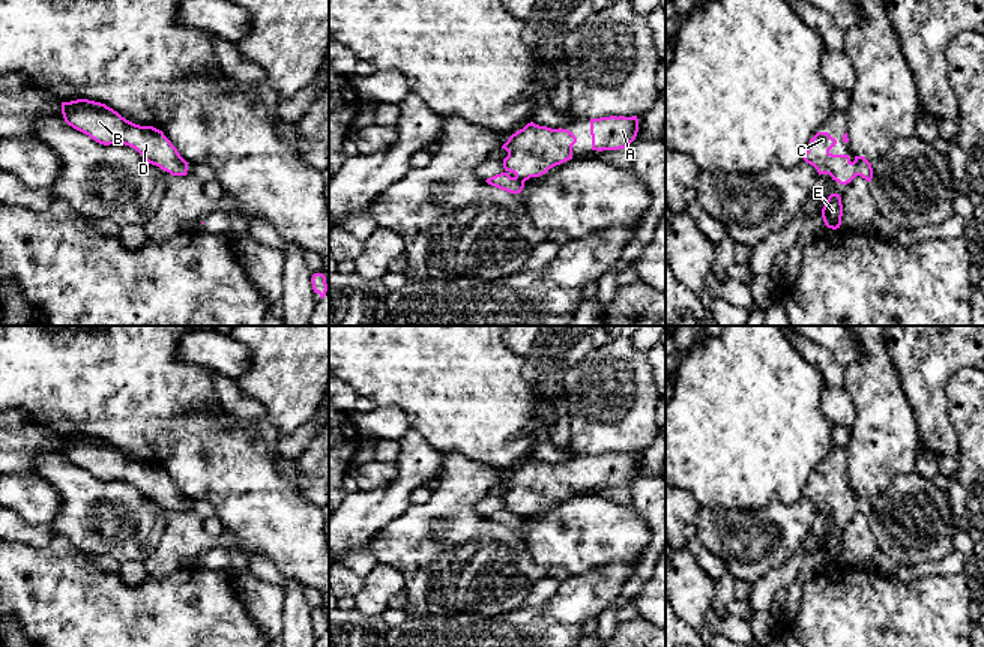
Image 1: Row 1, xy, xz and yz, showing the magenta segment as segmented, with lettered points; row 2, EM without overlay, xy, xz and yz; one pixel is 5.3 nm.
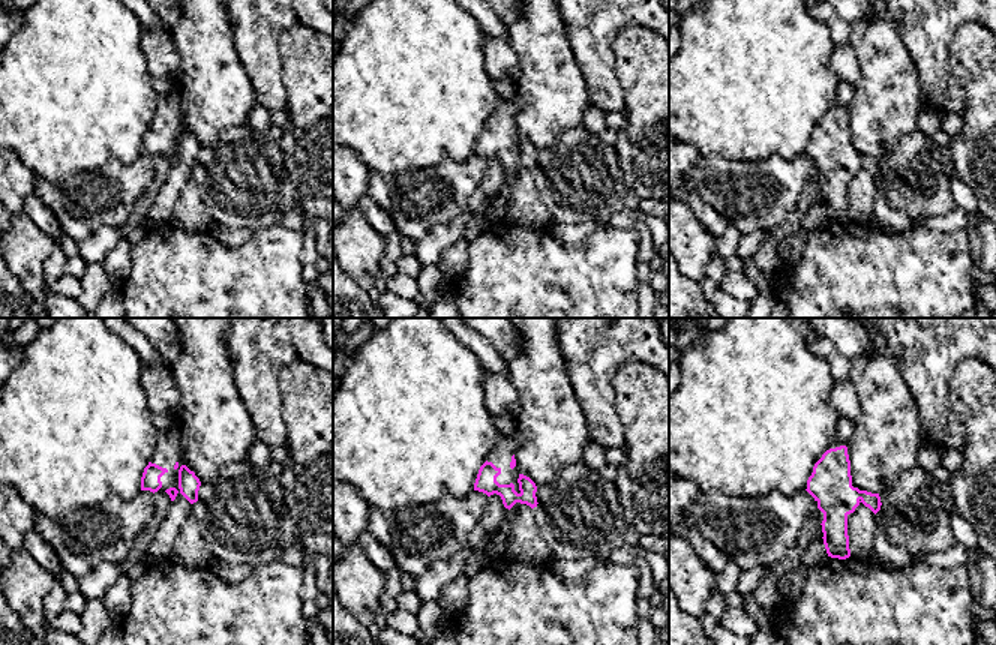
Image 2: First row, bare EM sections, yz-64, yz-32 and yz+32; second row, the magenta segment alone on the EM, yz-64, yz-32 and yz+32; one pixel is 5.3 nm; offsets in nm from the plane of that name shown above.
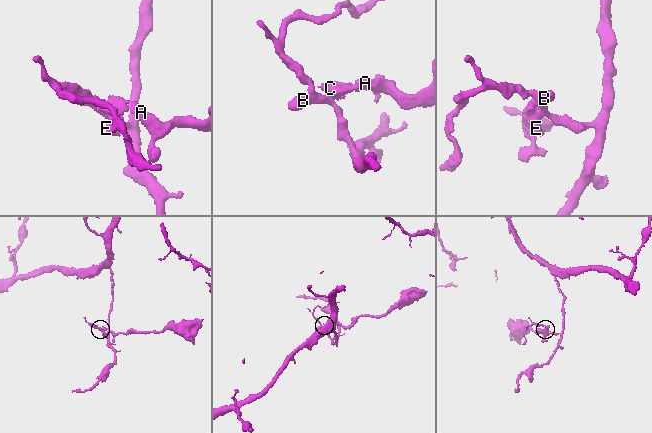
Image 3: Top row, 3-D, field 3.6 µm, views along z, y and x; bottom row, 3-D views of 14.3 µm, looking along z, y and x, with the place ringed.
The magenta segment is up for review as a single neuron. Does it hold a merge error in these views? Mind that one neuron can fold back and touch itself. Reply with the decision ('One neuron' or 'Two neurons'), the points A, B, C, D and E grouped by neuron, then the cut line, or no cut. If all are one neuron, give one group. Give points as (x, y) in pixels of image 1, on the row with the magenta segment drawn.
Two neurons. Groups: A C E / B D. Split along yz (854, 161), (858, 174)

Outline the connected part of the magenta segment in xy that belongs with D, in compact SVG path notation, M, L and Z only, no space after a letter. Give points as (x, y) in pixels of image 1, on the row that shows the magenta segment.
M89 99L62 102L62 114L69 126L99 144L129 146L149 164L171 176L188 171L188 164L162 131L153 126L135 125L105 104Z

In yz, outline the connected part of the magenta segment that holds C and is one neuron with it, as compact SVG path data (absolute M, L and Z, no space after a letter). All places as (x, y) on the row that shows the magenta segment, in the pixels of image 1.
M817 132L810 143L804 161L813 165L819 176L829 174L840 185L847 185L858 176L856 162L852 162L849 155L832 155L829 152L837 144L837 140L828 132Z

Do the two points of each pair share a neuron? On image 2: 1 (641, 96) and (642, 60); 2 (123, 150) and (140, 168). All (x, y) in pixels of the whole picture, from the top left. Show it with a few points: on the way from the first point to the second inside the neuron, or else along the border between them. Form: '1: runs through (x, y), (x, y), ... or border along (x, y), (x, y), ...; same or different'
1: runs through (642, 87), (642, 69); same
2: border along (140, 153), (128, 164), (110, 159), (99, 168); different

